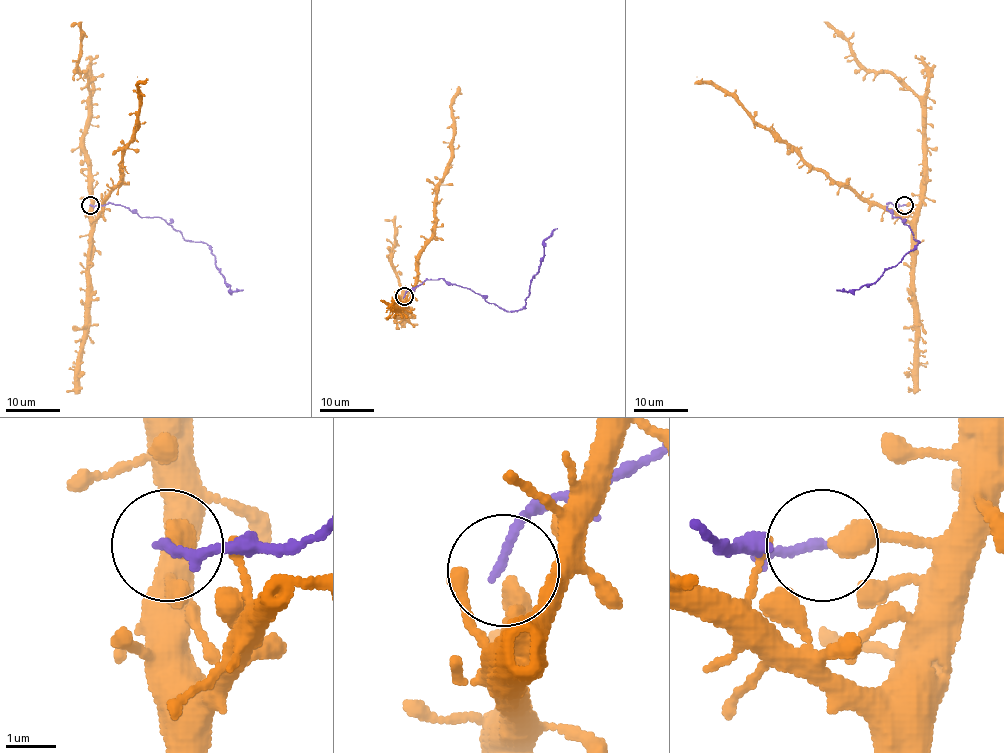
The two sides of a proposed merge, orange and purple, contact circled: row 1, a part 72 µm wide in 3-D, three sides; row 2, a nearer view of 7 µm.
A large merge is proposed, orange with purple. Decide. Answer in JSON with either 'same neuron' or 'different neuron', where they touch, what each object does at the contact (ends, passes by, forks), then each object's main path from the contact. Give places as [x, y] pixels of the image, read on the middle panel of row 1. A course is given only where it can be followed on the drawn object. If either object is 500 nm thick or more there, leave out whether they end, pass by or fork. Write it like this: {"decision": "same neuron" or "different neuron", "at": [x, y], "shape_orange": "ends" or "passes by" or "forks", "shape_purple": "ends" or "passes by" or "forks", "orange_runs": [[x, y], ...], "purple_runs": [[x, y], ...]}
{"decision": "different neuron", "at": [404, 296], "shape_orange": "ends", "shape_purple": "ends", "orange_runs": [[405, 297], [405, 309], [416, 280], [418, 253], [430, 241], [435, 187], [450, 157], [452, 105], [460, 86]], "purple_runs": [[404, 297], [427, 279], [442, 278], [509, 312], [522, 309], [544, 241], [557, 228]]}

